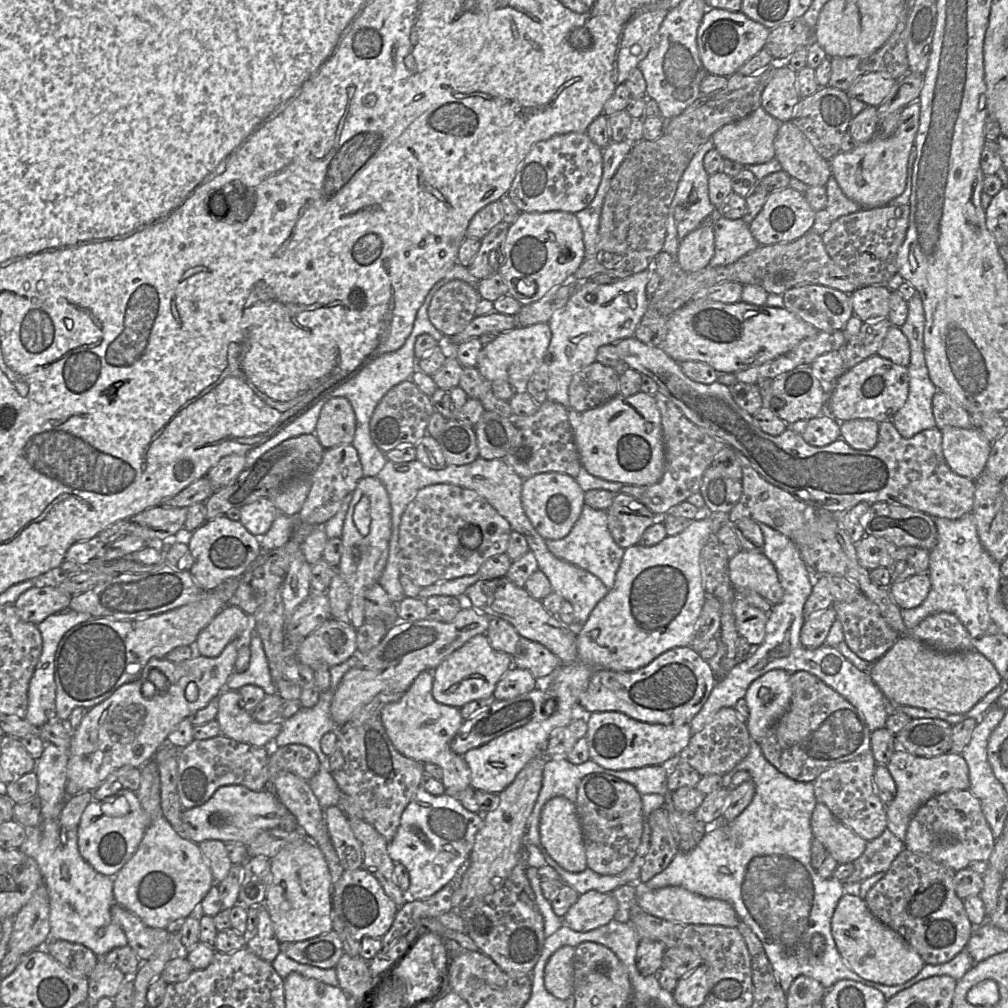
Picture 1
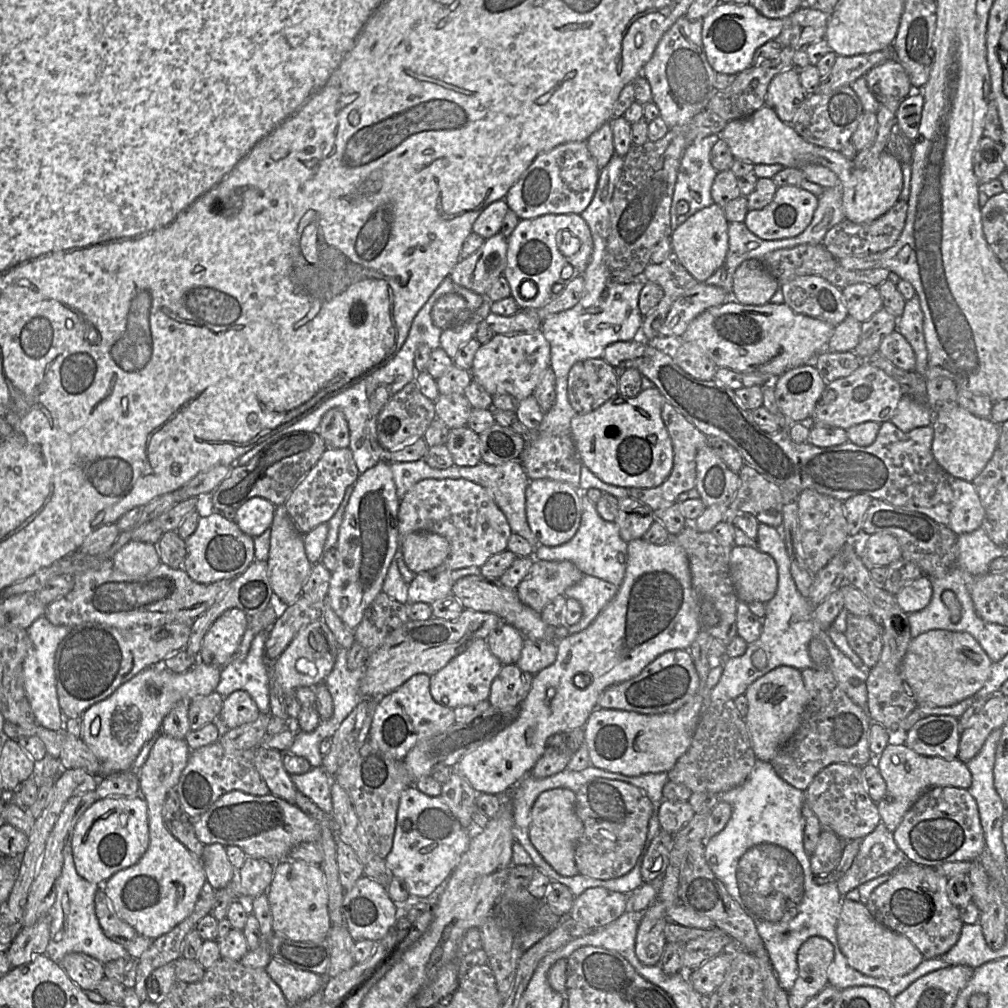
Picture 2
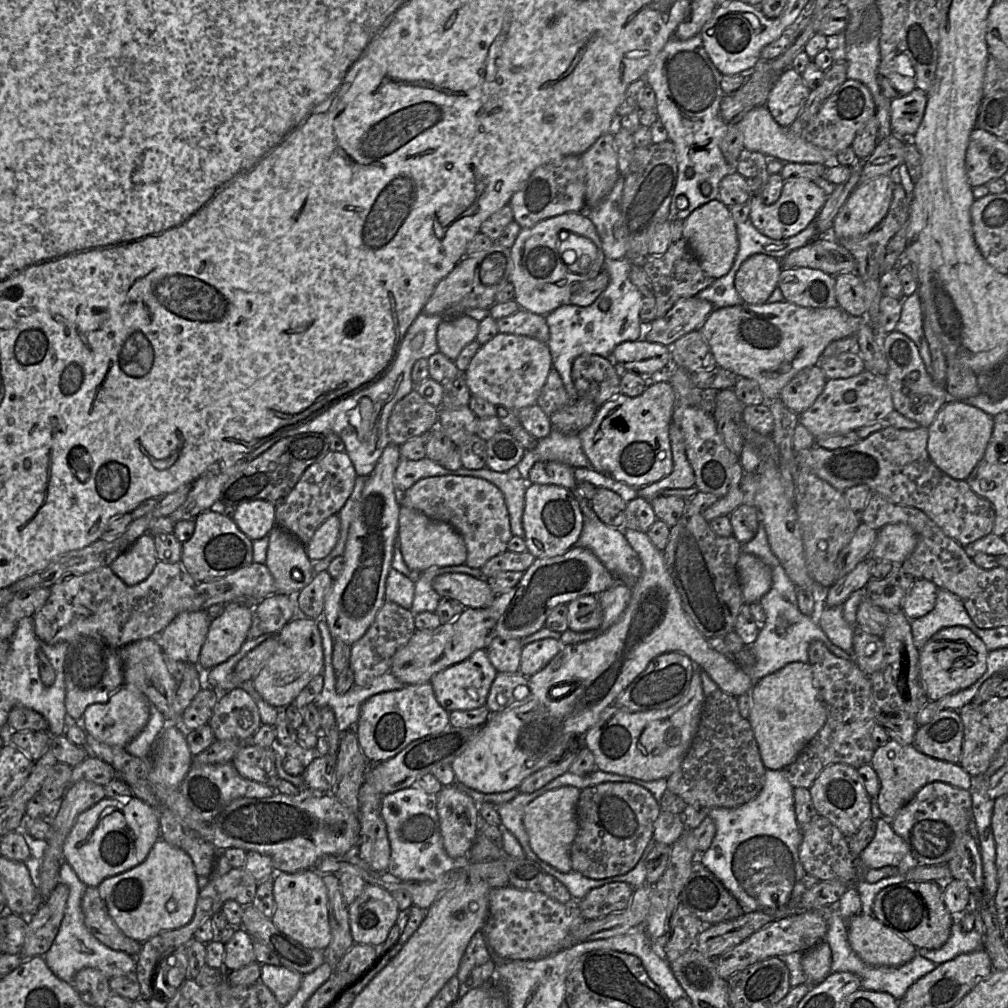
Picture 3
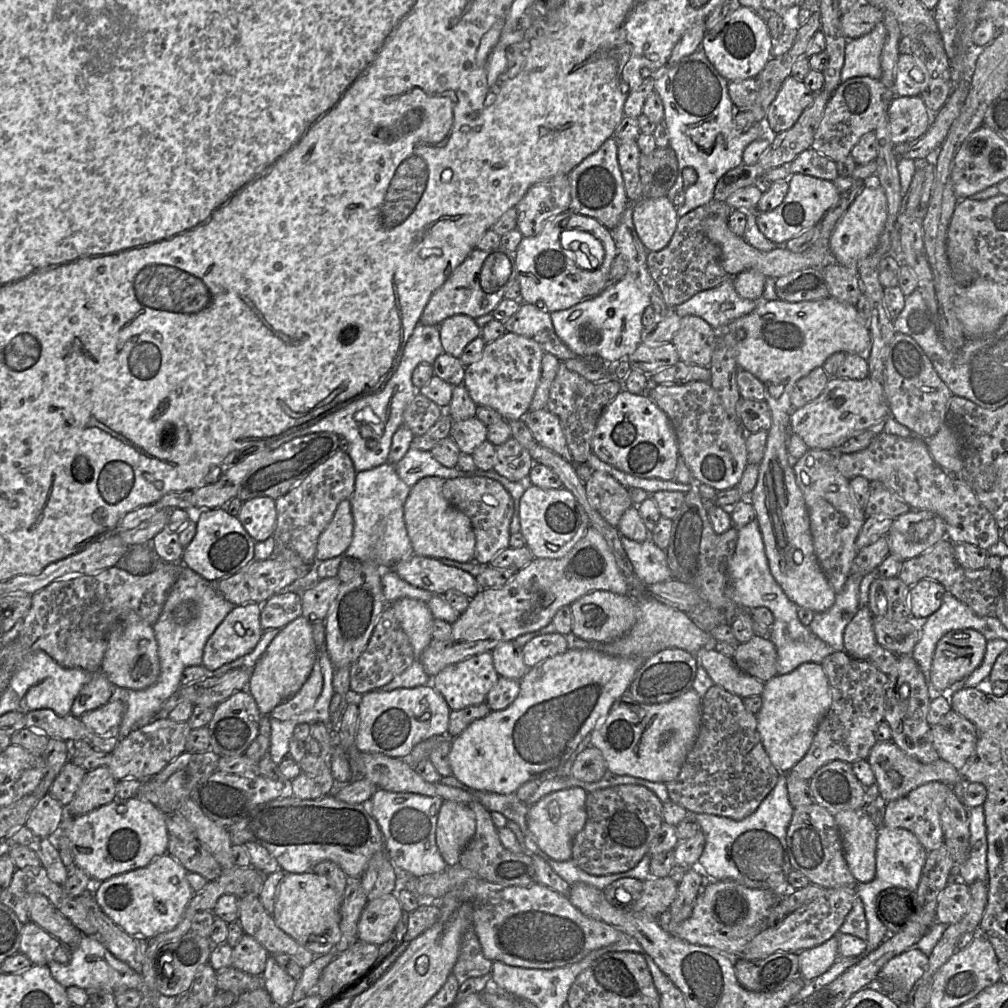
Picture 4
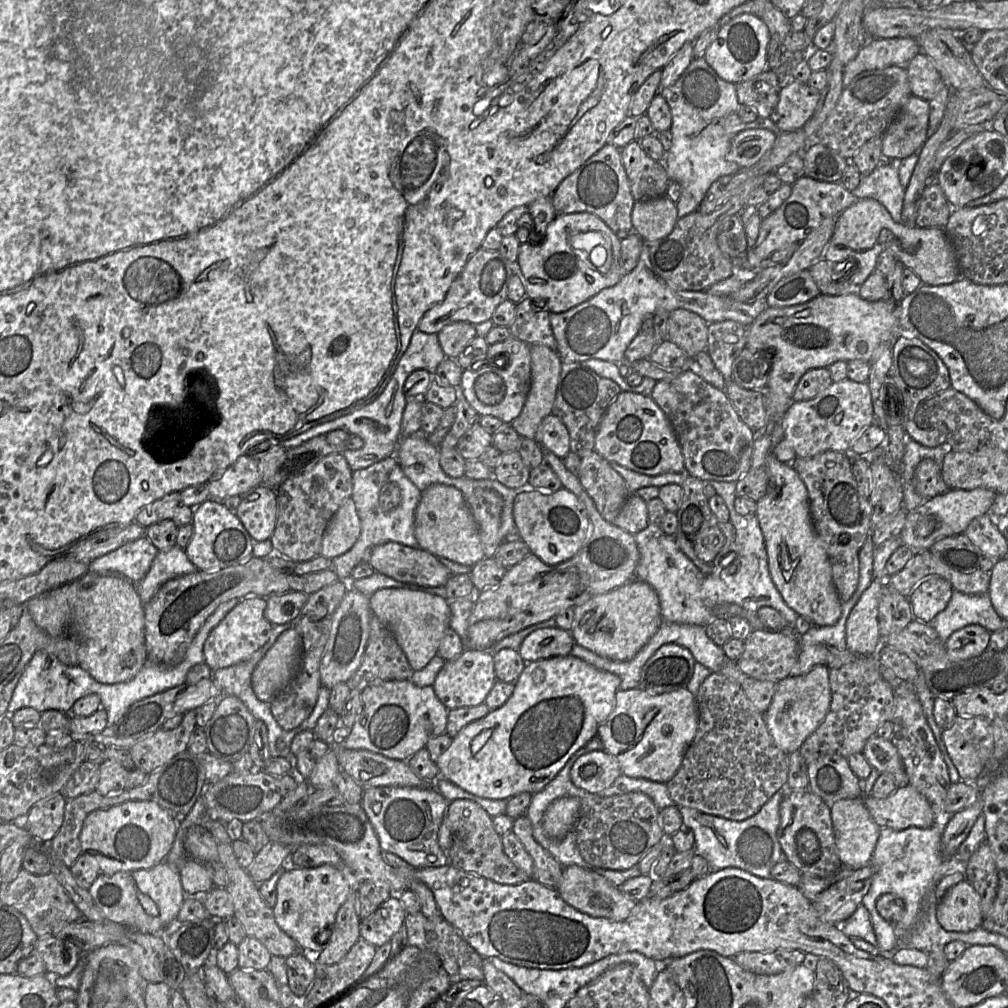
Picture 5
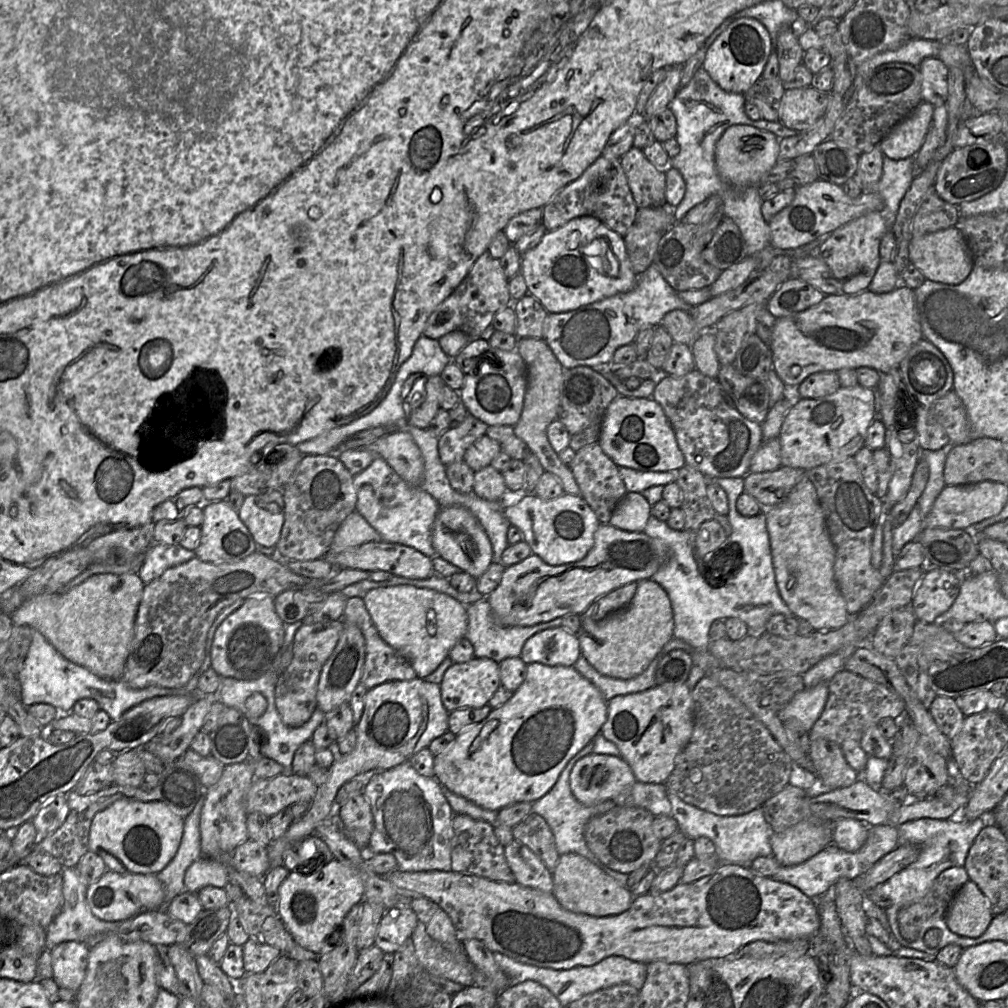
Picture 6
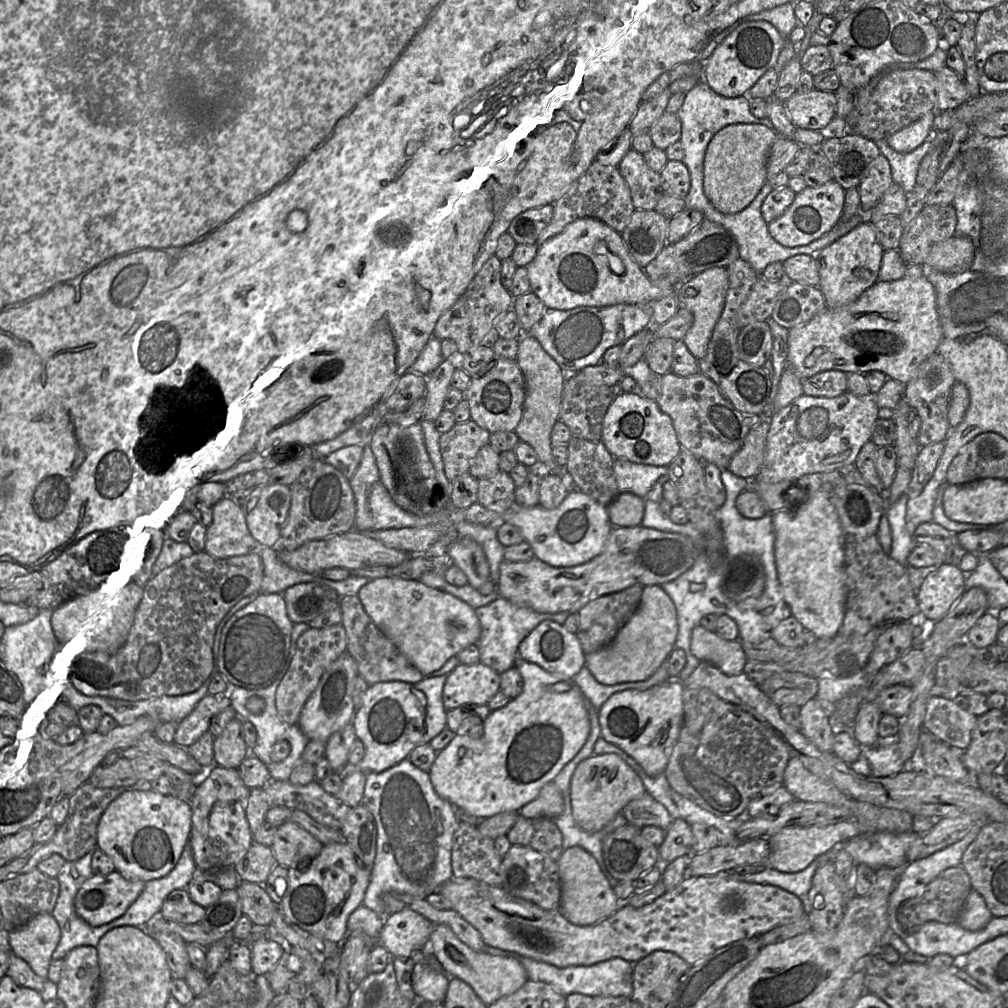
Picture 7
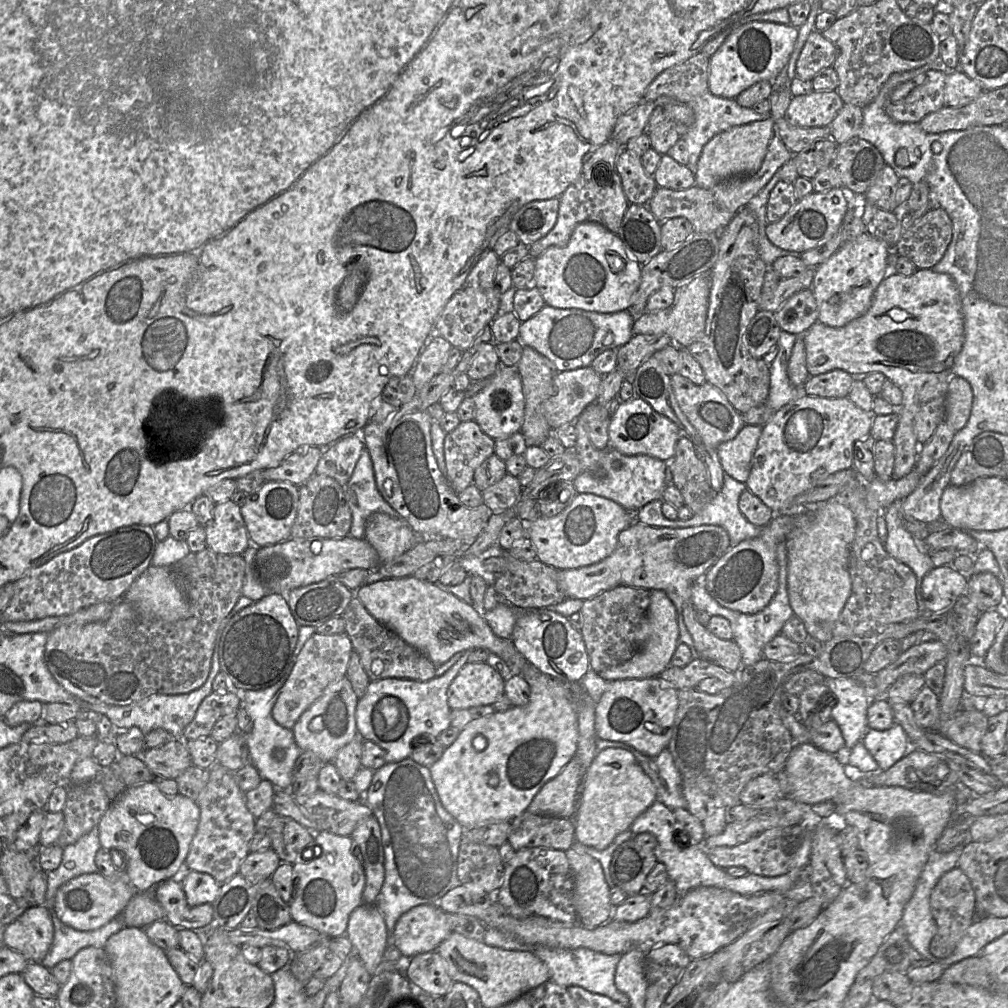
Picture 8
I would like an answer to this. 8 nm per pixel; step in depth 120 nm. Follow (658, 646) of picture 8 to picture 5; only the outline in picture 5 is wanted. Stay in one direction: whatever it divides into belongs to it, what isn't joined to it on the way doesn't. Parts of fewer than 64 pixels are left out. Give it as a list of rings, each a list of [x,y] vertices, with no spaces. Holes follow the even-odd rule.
[[[632,579],[618,588],[594,596],[574,607],[570,634],[576,644],[601,657],[627,661],[650,640],[663,621],[656,591],[648,583]]]

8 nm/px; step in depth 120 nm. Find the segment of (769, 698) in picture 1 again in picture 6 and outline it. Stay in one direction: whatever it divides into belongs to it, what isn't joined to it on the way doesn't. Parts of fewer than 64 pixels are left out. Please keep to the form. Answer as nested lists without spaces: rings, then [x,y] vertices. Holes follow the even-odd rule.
[[[820,682],[814,687],[804,688],[795,694],[792,700],[779,711],[782,722],[788,719],[799,720],[804,729],[809,732],[820,717],[829,693],[829,682]]]

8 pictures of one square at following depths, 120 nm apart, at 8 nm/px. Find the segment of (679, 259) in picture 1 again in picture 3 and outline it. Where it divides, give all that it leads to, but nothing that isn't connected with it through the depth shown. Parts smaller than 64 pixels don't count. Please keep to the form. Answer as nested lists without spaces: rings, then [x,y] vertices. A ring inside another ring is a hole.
[[[714,199],[695,209],[683,221],[683,236],[690,251],[708,276],[718,279],[730,271],[739,249],[739,241],[730,208],[722,201]]]

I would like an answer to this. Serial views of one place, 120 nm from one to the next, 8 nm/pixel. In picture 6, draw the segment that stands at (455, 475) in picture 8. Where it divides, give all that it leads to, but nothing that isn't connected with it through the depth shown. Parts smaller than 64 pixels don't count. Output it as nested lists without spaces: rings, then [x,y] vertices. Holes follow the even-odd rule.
[[[471,414],[454,428],[449,428],[438,437],[438,453],[444,466],[464,461],[464,454],[471,444],[486,435],[488,425]]]

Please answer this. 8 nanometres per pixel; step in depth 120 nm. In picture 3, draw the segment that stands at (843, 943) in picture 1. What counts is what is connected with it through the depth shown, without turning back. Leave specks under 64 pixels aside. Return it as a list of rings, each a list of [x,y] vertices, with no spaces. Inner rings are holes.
[[[864,913],[846,921],[848,942],[855,954],[870,966],[898,967],[911,961],[916,948],[874,916]]]

